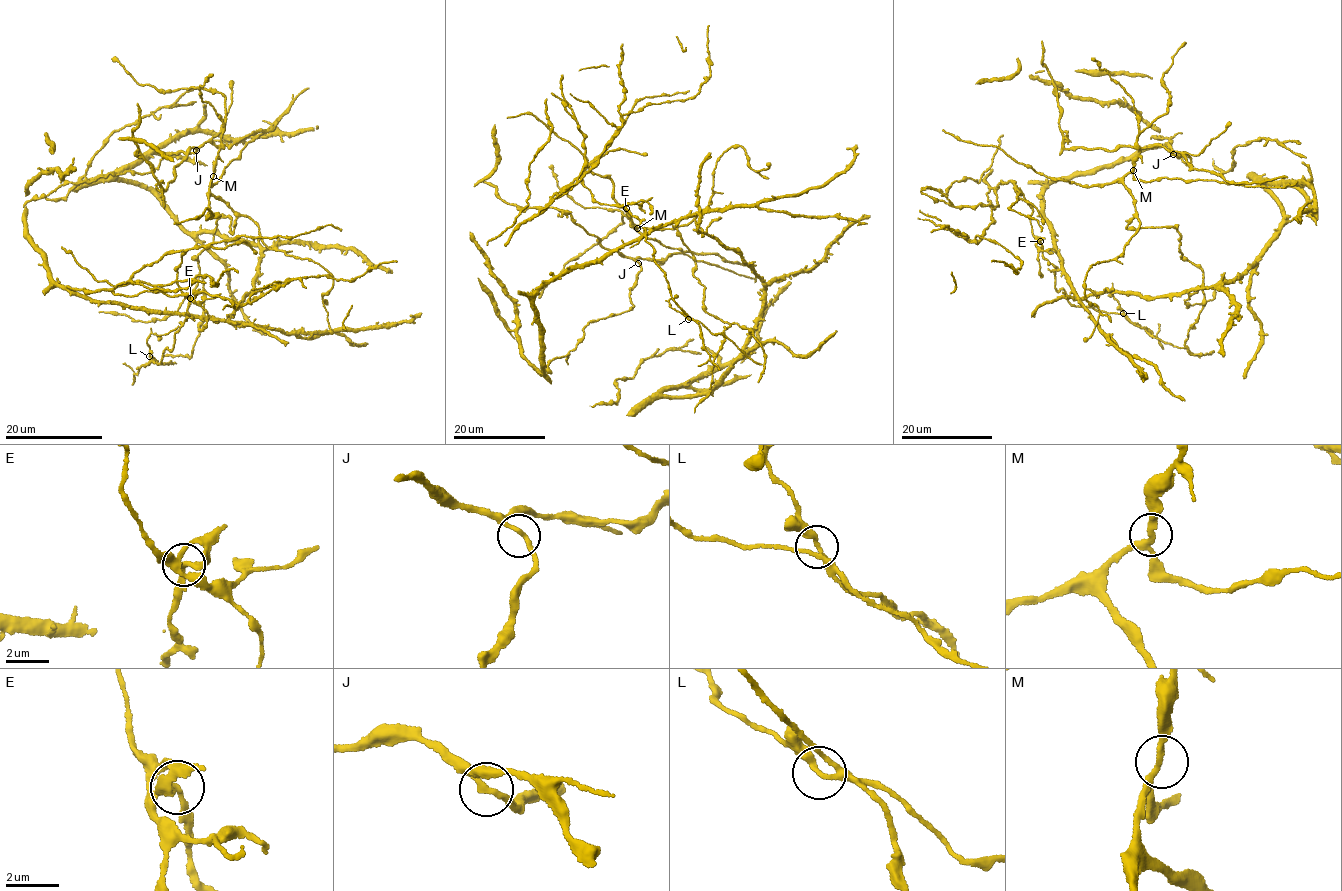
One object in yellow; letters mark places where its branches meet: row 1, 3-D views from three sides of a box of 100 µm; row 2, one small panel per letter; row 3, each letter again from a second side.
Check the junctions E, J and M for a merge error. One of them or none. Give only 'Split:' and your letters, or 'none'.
Split: E

